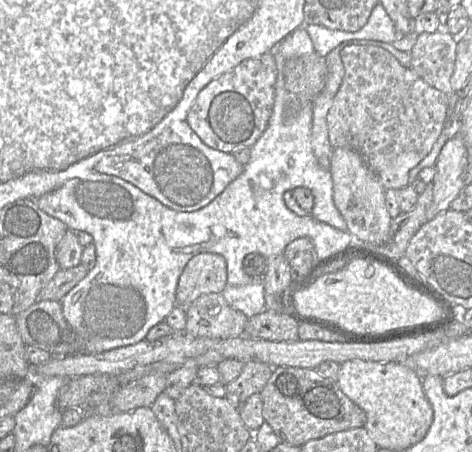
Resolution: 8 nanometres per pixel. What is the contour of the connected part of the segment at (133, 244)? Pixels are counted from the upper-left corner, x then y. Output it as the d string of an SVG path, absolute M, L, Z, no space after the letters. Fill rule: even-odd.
M297 28L295 31L287 35L272 51L274 55L278 76L275 86L275 101L273 111L269 119L268 125L265 131L262 133L260 138L251 146L251 155L249 161L244 165L243 172L232 181L218 196L216 196L206 206L192 211L192 212L180 212L172 210L163 204L161 204L155 198L147 195L133 184L112 175L101 174L93 172L86 176L72 179L65 183L59 189L47 193L35 201L38 207L48 215L62 221L69 230L80 232L86 231L91 234L94 239L94 245L96 247L96 263L92 270L60 301L62 306L63 316L71 326L78 338L78 350L85 354L98 354L115 348L136 344L146 338L148 331L155 325L165 321L168 314L176 306L176 289L178 280L183 272L186 264L195 255L200 253L216 253L224 257L227 264L227 285L231 286L243 286L248 285L254 281L254 279L246 274L243 269L243 260L246 255L251 253L259 253L265 256L268 260L273 259L279 254L283 254L286 246L293 240L301 237L310 238L314 244L314 248L318 259L325 261L344 250L348 249L355 241L354 237L347 231L348 226L342 217L341 213L337 209L333 199L333 180L329 170L322 168L312 149L311 144L311 132L312 132L312 103L302 104L297 99L290 100L284 84L284 63L285 61L303 55L309 55L315 52L313 43L303 28ZM298 187L308 188L314 197L314 204L311 209L311 216L298 216L293 213L285 204L283 196L285 192L294 190Z

